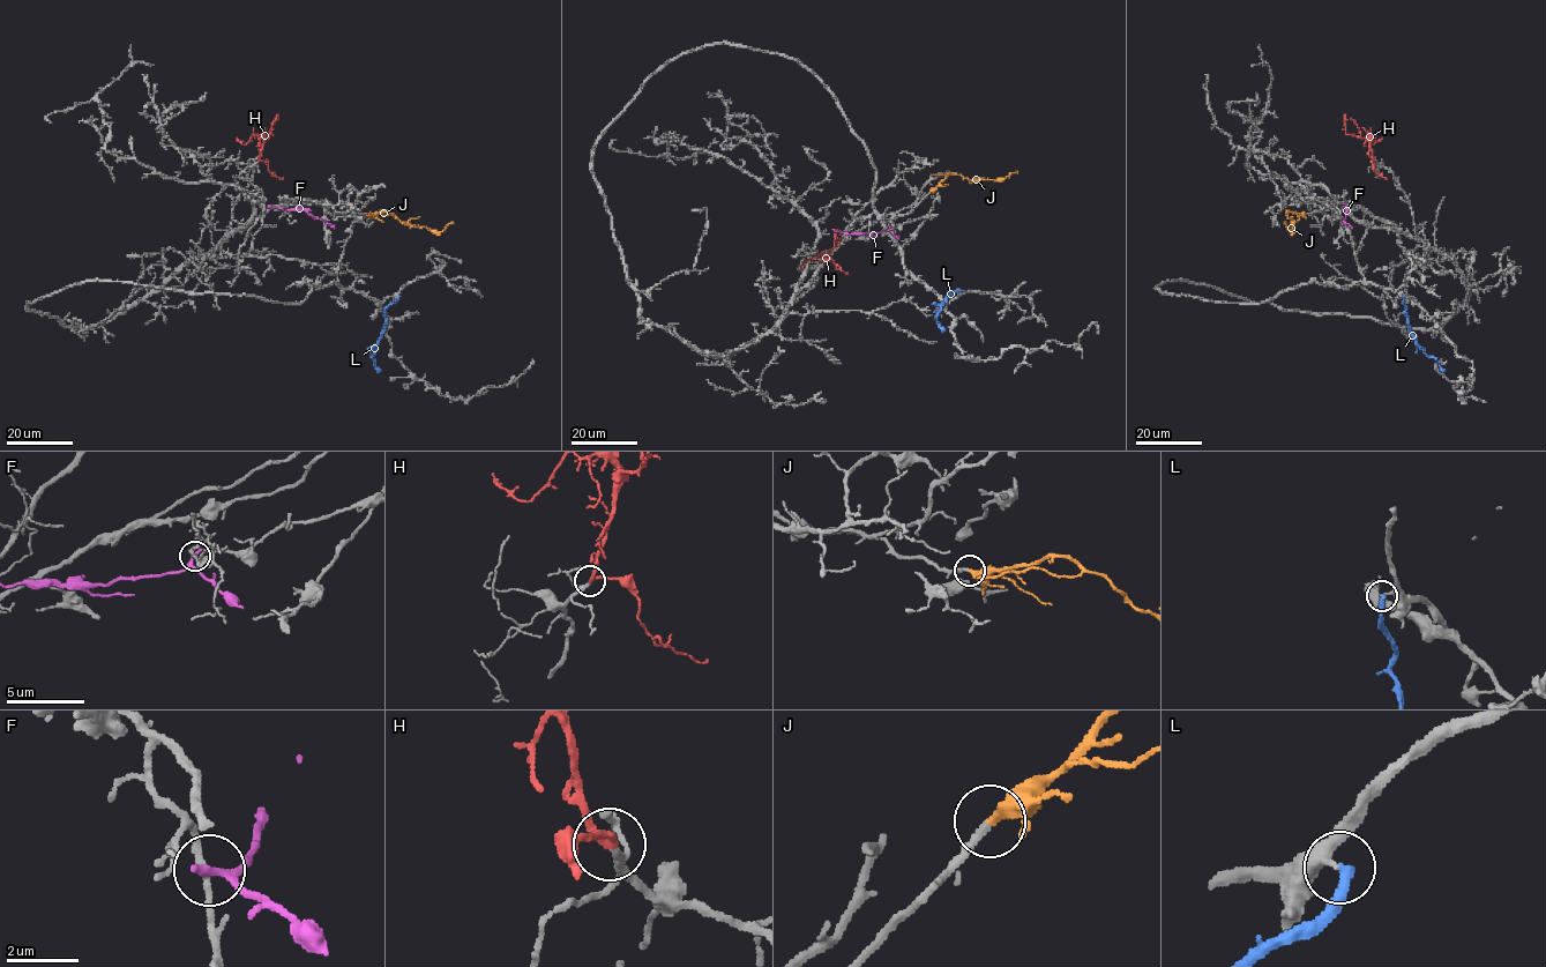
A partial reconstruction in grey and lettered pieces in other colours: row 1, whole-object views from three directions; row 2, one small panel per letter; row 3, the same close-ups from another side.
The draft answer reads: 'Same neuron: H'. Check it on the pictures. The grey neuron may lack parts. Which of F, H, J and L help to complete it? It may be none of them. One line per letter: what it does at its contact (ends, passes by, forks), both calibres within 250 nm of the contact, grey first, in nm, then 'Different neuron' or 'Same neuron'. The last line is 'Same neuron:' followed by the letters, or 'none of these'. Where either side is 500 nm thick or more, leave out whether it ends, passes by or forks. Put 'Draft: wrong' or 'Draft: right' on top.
Draft: wrong
F: It passes by. Thickness 170 nm (grey) against 200 nm. Different neuron
H: It passes by. Thickness 160 nm (grey) against 190 nm. Same neuron
J: It ends there. Thickness 200 nm (grey) against 380 nm. Same neuron
L: It ends there. Thickness 160 nm (grey) against 320 nm. Different neuron
Same neuron: H, J

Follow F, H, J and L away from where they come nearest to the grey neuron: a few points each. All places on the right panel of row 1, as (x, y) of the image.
F: (1341, 220), (1346, 210), (1342, 206)
H: (1375, 161), (1366, 138), (1345, 133), (1344, 113)
J: (1305, 214), (1287, 210), (1294, 224), (1292, 231), (1285, 224)
L: (1403, 296), (1409, 333), (1443, 372)

